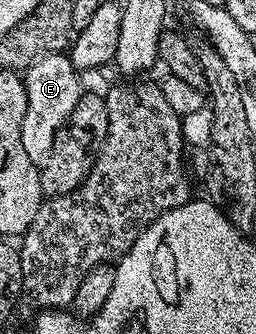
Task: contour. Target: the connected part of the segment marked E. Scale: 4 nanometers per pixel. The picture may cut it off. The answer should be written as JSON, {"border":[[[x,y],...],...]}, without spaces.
{"border":[[[51,53],[34,60],[24,71],[26,84],[26,116],[22,122],[24,150],[32,165],[38,168],[48,165],[48,157],[52,153],[52,145],[56,141],[58,131],[66,124],[67,117],[76,105],[80,88],[78,76],[71,61],[65,54]]]}

